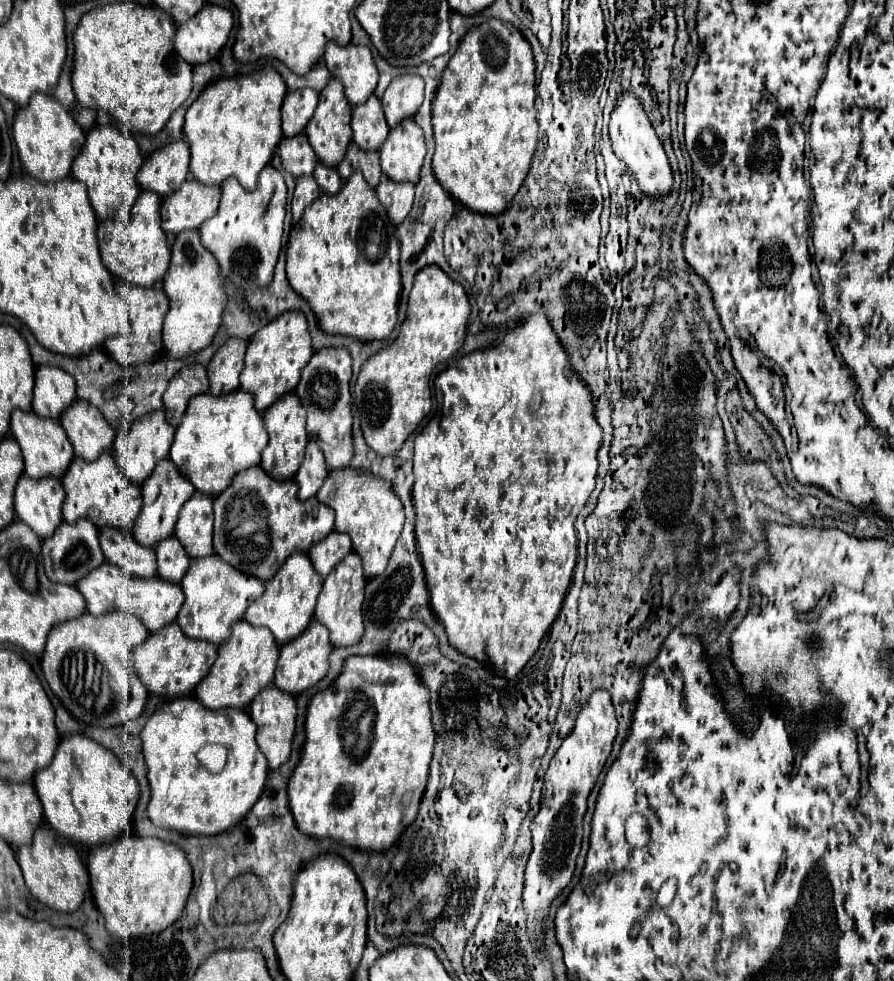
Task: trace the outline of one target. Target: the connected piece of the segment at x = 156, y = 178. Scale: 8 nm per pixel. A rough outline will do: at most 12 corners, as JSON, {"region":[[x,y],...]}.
{"region":[[185,140],[155,150],[137,172],[140,188],[169,196],[187,180]]}

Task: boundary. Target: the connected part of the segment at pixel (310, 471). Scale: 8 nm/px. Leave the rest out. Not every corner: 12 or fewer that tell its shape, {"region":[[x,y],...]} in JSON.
{"region":[[309,442],[295,474],[299,500],[315,496],[329,470]]}

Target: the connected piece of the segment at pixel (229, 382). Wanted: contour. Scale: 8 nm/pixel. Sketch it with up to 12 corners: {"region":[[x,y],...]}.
{"region":[[231,336],[207,366],[211,394],[239,388],[247,340]]}

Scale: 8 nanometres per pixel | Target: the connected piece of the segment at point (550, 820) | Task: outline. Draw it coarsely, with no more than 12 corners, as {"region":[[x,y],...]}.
{"region":[[583,704],[545,774],[521,894],[529,944],[549,960],[545,916],[573,878],[587,798],[617,718]]}

